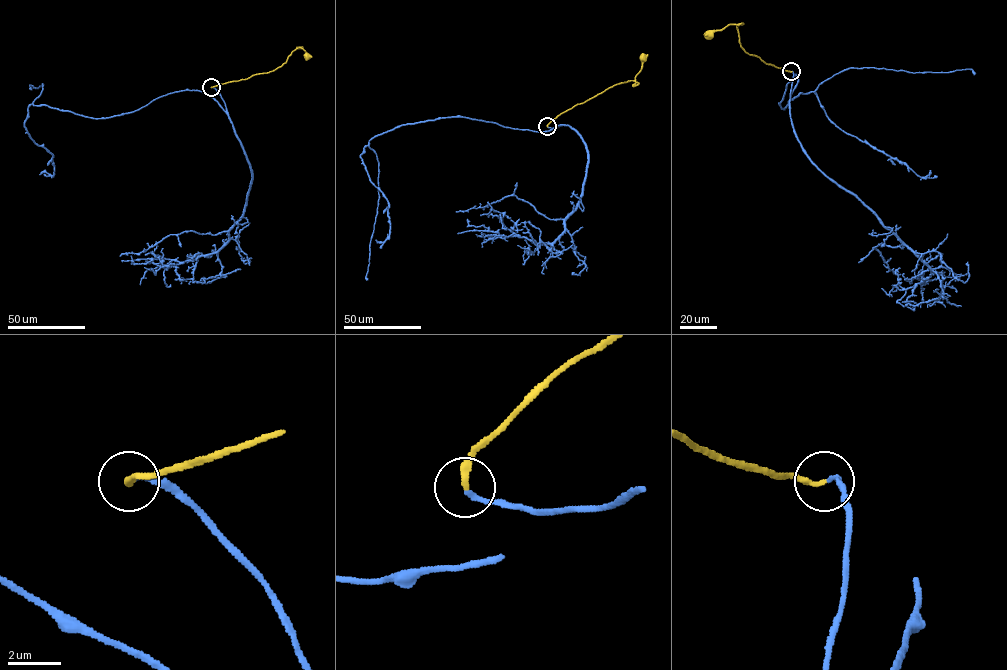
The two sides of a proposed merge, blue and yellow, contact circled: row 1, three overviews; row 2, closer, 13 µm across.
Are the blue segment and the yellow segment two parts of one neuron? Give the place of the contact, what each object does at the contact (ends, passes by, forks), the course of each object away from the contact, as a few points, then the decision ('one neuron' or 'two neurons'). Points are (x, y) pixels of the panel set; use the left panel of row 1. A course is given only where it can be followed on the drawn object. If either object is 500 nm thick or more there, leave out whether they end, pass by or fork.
place (211, 87); blue ends; yellow ends; course blue (211, 87), (227, 114), (212, 98), (185, 90), (92, 118), (33, 105), (43, 84), (32, 89); course yellow (211, 87), (268, 73), (281, 66), (299, 48), (307, 56); one neuron

